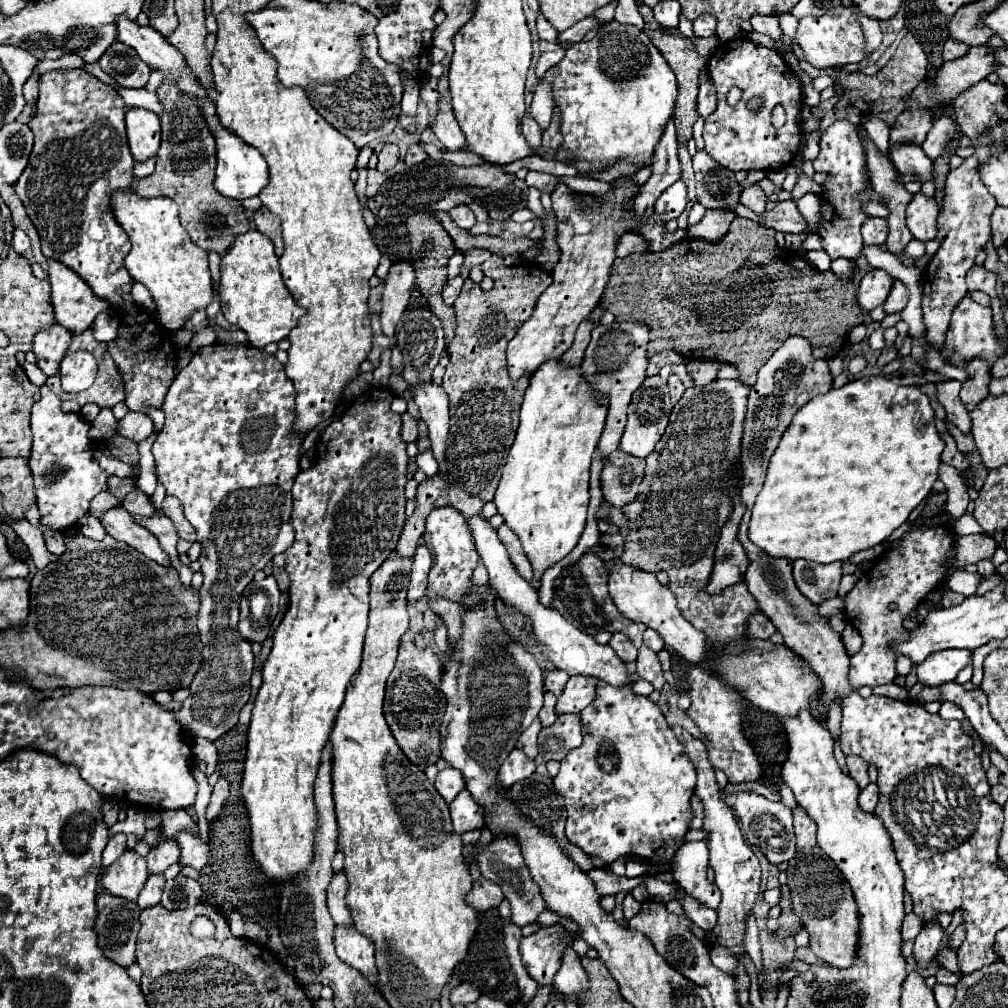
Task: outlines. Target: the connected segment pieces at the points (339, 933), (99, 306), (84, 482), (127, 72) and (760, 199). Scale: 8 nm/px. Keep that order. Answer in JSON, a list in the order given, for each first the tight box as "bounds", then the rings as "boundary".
[{"bounds":[335,926,379,990],"boundary":[[[337,926],[335,946],[337,946],[337,956],[351,968],[359,970],[375,986],[375,990],[379,990],[377,968],[375,968],[375,958],[373,958],[373,942],[365,938],[363,934],[359,934],[355,928],[343,930]]]},{"bounds":[47,258,111,334],"boundary":[[[49,258],[47,264],[49,264],[49,270],[47,270],[49,272],[49,282],[51,282],[51,304],[53,304],[53,310],[55,310],[55,320],[61,326],[79,334],[93,324],[93,320],[99,312],[111,308],[111,302],[95,296],[91,286],[77,272],[69,270],[69,266],[65,266],[65,264],[61,264],[53,258]]]},{"bounds":[29,384,107,532],"boundary":[[[47,384],[41,386],[41,398],[31,410],[33,448],[29,466],[35,478],[41,522],[61,532],[71,530],[79,516],[89,510],[89,502],[101,490],[107,490],[107,472],[103,472],[93,460],[93,444],[87,438],[89,426],[91,424],[85,422],[77,412],[63,412],[61,400],[49,390]]]},{"bounds":[99,42,151,88],"boundary":[[[123,42],[111,44],[99,58],[99,66],[105,74],[113,76],[125,88],[143,88],[151,74],[135,50]]]},{"bounds":[741,186,765,212],"boundary":[[[749,186],[749,188],[745,188],[743,192],[741,192],[741,202],[749,208],[749,210],[753,210],[753,212],[763,212],[765,210],[765,192],[759,188],[759,186]]]}]

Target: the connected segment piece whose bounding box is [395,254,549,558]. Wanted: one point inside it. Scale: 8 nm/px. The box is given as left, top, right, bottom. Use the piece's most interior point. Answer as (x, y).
(484, 401)

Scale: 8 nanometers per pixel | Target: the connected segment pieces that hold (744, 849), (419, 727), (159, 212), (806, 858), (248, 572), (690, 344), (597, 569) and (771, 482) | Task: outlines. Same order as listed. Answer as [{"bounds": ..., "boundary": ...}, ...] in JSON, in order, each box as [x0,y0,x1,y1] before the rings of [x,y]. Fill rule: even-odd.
[{"bounds":[673,726,761,956],"boundary":[[[673,726],[673,732],[677,736],[677,740],[681,742],[681,746],[685,748],[695,772],[697,772],[697,784],[695,784],[695,796],[701,800],[703,804],[703,832],[709,834],[707,842],[709,842],[709,866],[715,870],[715,886],[721,890],[723,898],[721,898],[721,906],[717,910],[719,920],[717,920],[717,928],[715,928],[715,936],[719,938],[717,942],[721,942],[723,946],[727,946],[735,956],[739,952],[743,952],[743,932],[745,932],[745,916],[747,912],[751,912],[753,902],[759,894],[759,884],[761,884],[761,866],[757,856],[753,854],[753,850],[745,844],[743,834],[739,830],[739,824],[735,820],[733,810],[727,808],[727,804],[723,802],[723,798],[719,796],[719,786],[715,782],[715,772],[707,760],[707,748],[701,740],[693,738],[689,732],[685,732],[681,726]]]},{"bounds":[385,644,445,770],"boundary":[[[401,644],[395,668],[387,680],[385,694],[385,720],[399,742],[405,756],[425,770],[441,756],[439,726],[445,714],[445,698],[441,692],[441,664],[431,648],[419,650],[415,644]]]},{"bounds":[111,190,215,330],"boundary":[[[133,190],[117,192],[111,200],[117,222],[131,240],[131,250],[125,256],[125,268],[135,282],[141,282],[153,296],[159,322],[167,330],[179,330],[197,312],[205,310],[215,296],[213,280],[207,264],[207,252],[187,238],[179,224],[177,206],[165,198],[141,200]]]},{"bounds":[787,808,857,968],"boundary":[[[803,808],[793,810],[795,814],[795,838],[797,838],[797,854],[789,860],[787,868],[787,884],[791,890],[791,908],[803,920],[803,928],[809,934],[811,952],[825,964],[845,968],[851,966],[855,954],[855,938],[857,938],[857,910],[853,892],[839,872],[835,862],[823,854],[815,840],[815,822],[805,814]]]},{"bounds":[153,344,301,740],"boundary":[[[211,344],[201,348],[191,362],[177,374],[175,382],[171,384],[165,402],[163,402],[163,412],[165,412],[165,426],[159,432],[155,444],[153,444],[153,456],[155,456],[155,466],[157,466],[157,478],[165,486],[165,492],[179,498],[183,504],[185,518],[191,522],[191,526],[197,530],[197,542],[203,546],[199,562],[201,562],[201,572],[205,576],[203,586],[199,590],[201,594],[201,608],[199,608],[199,618],[197,618],[197,628],[201,634],[203,642],[203,666],[199,674],[195,674],[191,682],[191,696],[183,702],[183,708],[175,714],[179,718],[181,726],[189,730],[193,736],[203,736],[207,740],[217,740],[221,734],[231,730],[237,724],[239,710],[245,706],[249,700],[249,680],[253,674],[253,650],[251,644],[247,644],[239,634],[237,634],[237,620],[239,620],[239,596],[243,594],[245,586],[251,582],[255,570],[265,568],[265,564],[275,556],[281,554],[287,546],[293,542],[293,530],[289,526],[289,516],[291,516],[291,486],[295,480],[295,474],[299,472],[299,448],[301,440],[299,438],[287,438],[287,430],[291,430],[291,418],[295,416],[295,388],[291,380],[283,372],[283,364],[277,362],[273,354],[265,354],[263,350],[257,350],[253,346],[239,346],[239,344]]]},{"bounds":[601,216,863,386],"boundary":[[[739,216],[719,242],[683,238],[663,252],[617,258],[611,266],[601,302],[615,314],[617,322],[639,322],[649,326],[649,358],[663,350],[675,350],[683,358],[727,362],[739,370],[739,380],[749,386],[755,384],[757,370],[787,336],[799,334],[807,338],[817,350],[817,358],[829,360],[843,350],[849,330],[863,322],[863,312],[855,302],[855,286],[849,280],[837,278],[833,270],[817,270],[799,252],[781,248],[775,242],[775,230]]]},{"bounds":[553,552,645,648],"boundary":[[[585,552],[575,564],[565,566],[561,570],[561,574],[555,578],[553,582],[553,606],[559,610],[559,614],[563,614],[563,618],[567,618],[567,622],[571,622],[573,626],[577,626],[579,630],[583,630],[589,636],[595,636],[597,632],[609,630],[615,632],[615,622],[621,624],[621,632],[627,634],[631,638],[631,642],[639,648],[641,640],[643,640],[643,632],[645,626],[631,622],[629,618],[625,618],[613,604],[609,592],[607,592],[607,570],[603,560],[595,554],[595,552]]]},{"bounds":[749,376,945,564],"boundary":[[[863,376],[859,380],[847,382],[845,386],[837,390],[833,388],[827,394],[817,394],[793,416],[793,422],[785,430],[775,454],[771,456],[763,490],[759,492],[755,506],[753,506],[753,516],[749,522],[749,540],[757,544],[761,550],[765,550],[767,554],[773,554],[775,558],[781,558],[781,556],[791,558],[791,560],[803,558],[803,560],[813,560],[821,564],[829,564],[835,560],[847,560],[855,552],[873,548],[879,542],[883,542],[895,528],[899,528],[909,518],[909,514],[923,502],[923,498],[931,492],[933,482],[937,480],[943,446],[945,442],[935,430],[935,412],[929,404],[929,398],[917,386],[899,386],[885,376]]]}]

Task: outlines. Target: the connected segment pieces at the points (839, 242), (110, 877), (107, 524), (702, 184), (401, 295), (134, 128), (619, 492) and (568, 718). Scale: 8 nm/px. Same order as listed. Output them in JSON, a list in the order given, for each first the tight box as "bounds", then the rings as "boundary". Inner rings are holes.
[{"bounds":[813,120,867,260],"boundary":[[[835,120],[821,136],[819,146],[821,146],[821,152],[819,152],[817,160],[813,162],[813,166],[817,172],[829,174],[829,180],[823,184],[823,188],[829,194],[821,196],[823,220],[821,220],[817,234],[823,236],[823,246],[831,260],[835,260],[839,256],[857,258],[863,248],[863,238],[859,234],[859,226],[863,224],[865,214],[859,210],[861,202],[855,202],[851,196],[865,190],[865,180],[867,180],[867,160],[865,160],[865,152],[861,146],[857,126],[849,120]]]},{"bounds":[101,850,149,900],"boundary":[[[127,850],[115,864],[111,864],[105,870],[101,882],[105,890],[111,894],[127,900],[137,900],[147,878],[149,878],[149,870],[145,858],[137,856],[137,852]]]},{"bounds":[101,506,169,566],"boundary":[[[123,506],[109,508],[101,516],[101,524],[103,524],[105,532],[111,534],[113,538],[127,542],[131,548],[139,550],[141,554],[145,554],[151,560],[169,566],[169,556],[161,550],[157,538],[147,528],[137,524],[135,518]]]},{"bounds":[693,150,743,208],"boundary":[[[699,150],[693,156],[693,170],[697,200],[705,208],[735,208],[739,192],[743,188],[737,184],[735,174],[731,170],[723,170],[719,164],[715,164],[705,150]]]},{"bounds":[381,262,415,336],"boundary":[[[397,262],[391,266],[389,276],[385,280],[385,292],[383,292],[383,308],[381,308],[381,328],[385,336],[395,334],[395,326],[401,320],[403,310],[407,308],[411,288],[415,282],[413,266],[409,262]]]},{"bounds":[125,108,161,160],"boundary":[[[131,108],[125,114],[129,148],[135,160],[147,160],[147,156],[159,150],[161,124],[159,116],[145,108]]]},{"bounds":[601,450,645,510],"boundary":[[[621,450],[611,454],[601,472],[603,498],[619,510],[627,506],[639,492],[643,470],[645,470],[645,460],[631,458]]]},{"bounds":[539,714,581,760],"boundary":[[[579,714],[557,716],[553,726],[539,732],[539,754],[545,760],[563,760],[569,750],[581,744],[581,718]]]}]

